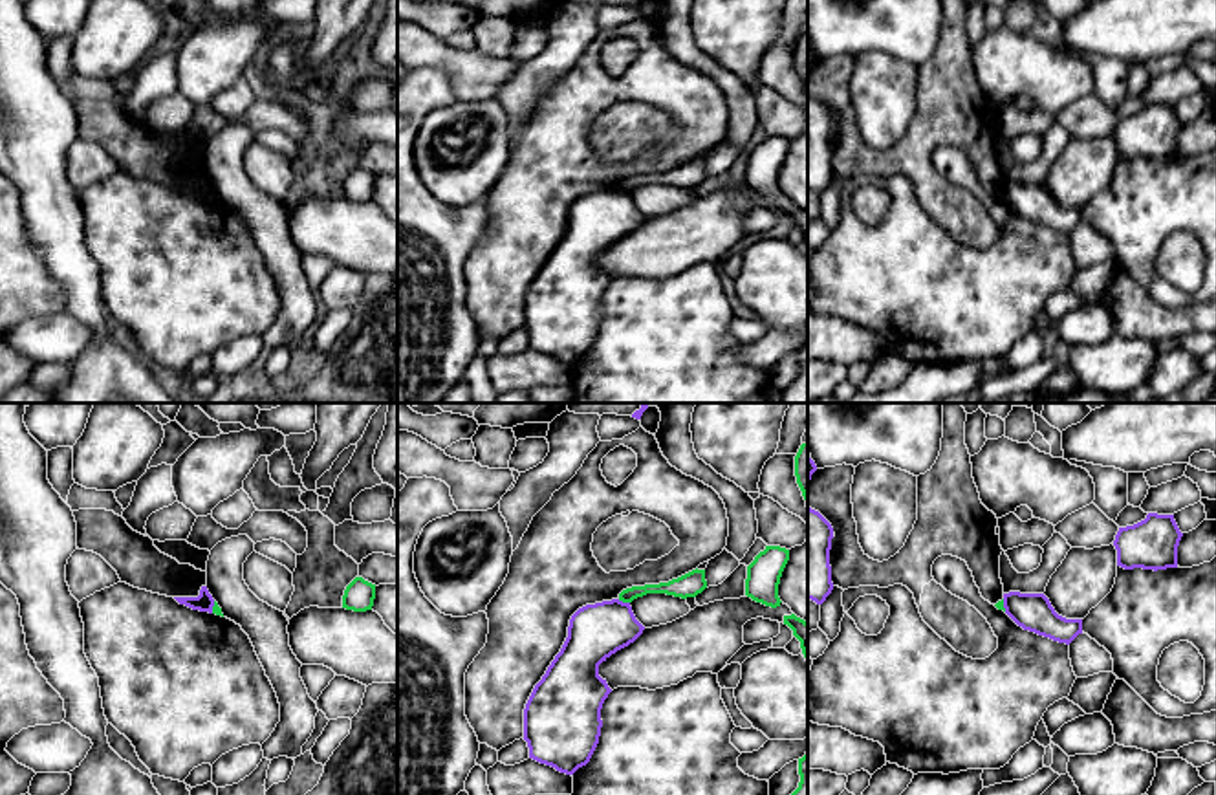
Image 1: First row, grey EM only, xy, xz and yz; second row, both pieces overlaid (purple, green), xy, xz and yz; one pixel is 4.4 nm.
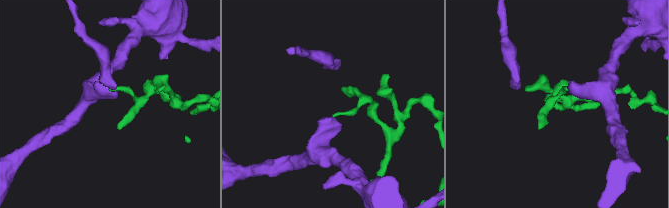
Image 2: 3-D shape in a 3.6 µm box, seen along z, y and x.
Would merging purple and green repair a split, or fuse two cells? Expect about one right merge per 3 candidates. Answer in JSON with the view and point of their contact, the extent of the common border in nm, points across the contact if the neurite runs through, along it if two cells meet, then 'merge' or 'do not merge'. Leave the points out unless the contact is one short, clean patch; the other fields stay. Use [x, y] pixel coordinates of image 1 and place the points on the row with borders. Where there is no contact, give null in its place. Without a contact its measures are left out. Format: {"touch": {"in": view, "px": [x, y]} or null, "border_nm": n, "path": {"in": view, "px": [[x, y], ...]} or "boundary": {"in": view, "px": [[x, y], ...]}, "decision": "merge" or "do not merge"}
{"touch": {"in": "xz", "px": [621, 601]}, "border_nm": 60, "boundary": {"in": "xz", "px": [[618, 599], [629, 603]]}, "decision": "do not merge"}

